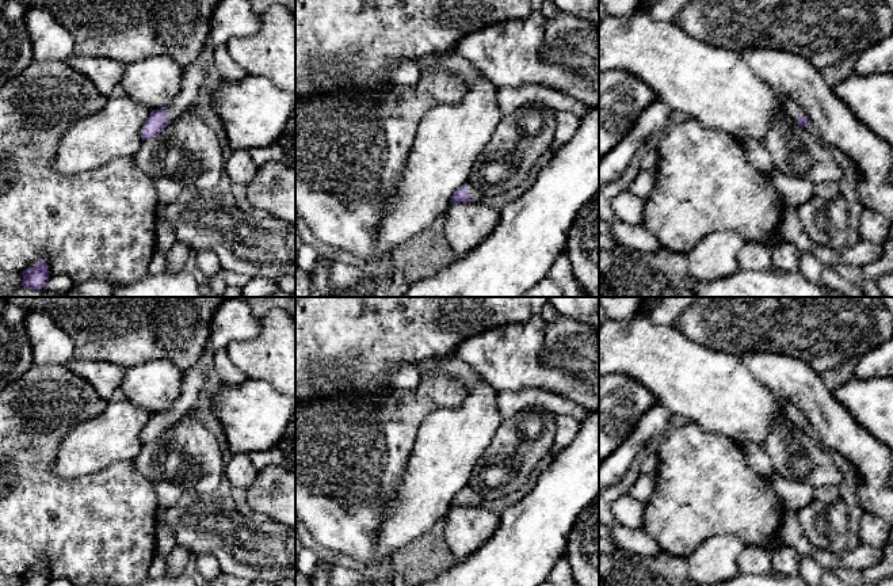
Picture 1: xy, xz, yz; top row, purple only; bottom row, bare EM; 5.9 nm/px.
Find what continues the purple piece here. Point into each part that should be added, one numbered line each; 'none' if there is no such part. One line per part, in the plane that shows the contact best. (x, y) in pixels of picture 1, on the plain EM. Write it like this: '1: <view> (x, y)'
1: xz (477, 499)

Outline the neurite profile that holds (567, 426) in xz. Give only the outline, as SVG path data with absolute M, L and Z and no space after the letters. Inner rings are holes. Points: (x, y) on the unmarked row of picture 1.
M558 415L556 422L554 445L552 448L552 457L565 449L576 437L580 422L570 415Z

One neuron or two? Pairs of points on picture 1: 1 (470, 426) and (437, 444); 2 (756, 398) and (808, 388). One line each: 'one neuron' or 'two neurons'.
1: one neuron
2: two neurons

